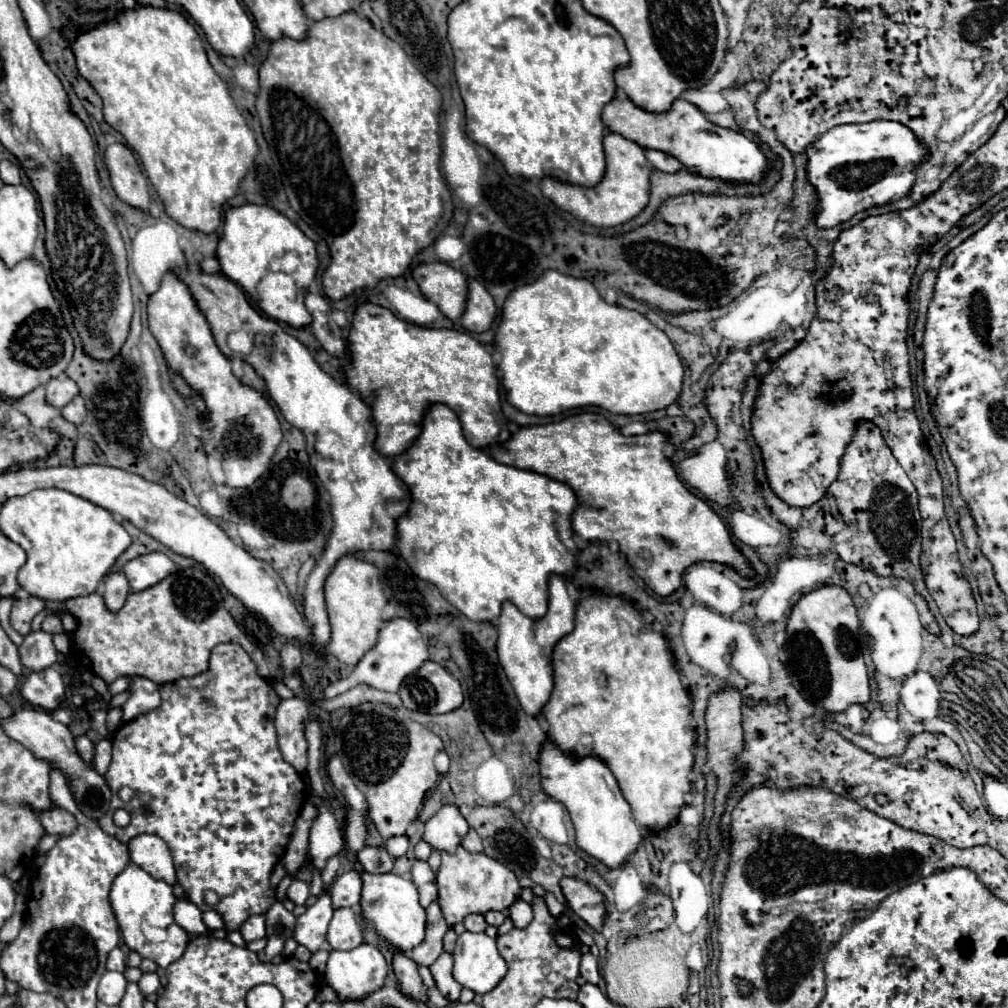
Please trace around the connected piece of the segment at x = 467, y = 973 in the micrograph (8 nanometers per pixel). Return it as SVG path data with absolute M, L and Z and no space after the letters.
M461 933L453 959L453 977L463 987L481 995L489 993L507 973L507 963L499 955L495 939L487 933Z

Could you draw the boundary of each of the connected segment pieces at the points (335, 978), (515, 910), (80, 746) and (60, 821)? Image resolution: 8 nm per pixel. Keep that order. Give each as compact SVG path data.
M367 943L351 949L351 951L331 951L329 961L327 961L327 969L325 969L325 979L333 987L333 991L337 993L339 1001L367 999L371 993L375 993L377 989L383 987L385 977L387 977L385 957L381 955L381 951L377 947L367 945Z
M517 899L511 907L509 907L509 917L513 921L513 925L517 929L525 929L531 921L533 921L533 911L531 911L531 905Z
M85 735L77 737L75 743L77 743L77 751L79 751L79 755L83 757L83 761L91 763L91 761L93 761L93 743L91 743Z
M53 805L51 811L41 813L39 819L41 819L45 831L51 833L51 835L69 835L75 829L75 825L77 825L75 817L69 811L59 809L55 805Z

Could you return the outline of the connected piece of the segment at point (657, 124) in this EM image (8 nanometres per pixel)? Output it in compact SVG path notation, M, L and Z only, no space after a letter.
M617 95L603 107L603 123L611 131L635 141L643 149L659 149L679 157L679 161L693 173L719 177L725 181L757 183L767 169L767 157L743 133L723 129L703 117L703 113L685 99L675 99L669 111L651 113L637 107L629 97Z

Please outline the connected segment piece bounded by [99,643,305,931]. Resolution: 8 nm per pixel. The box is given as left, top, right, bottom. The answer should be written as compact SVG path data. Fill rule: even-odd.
M221 643L221 645L215 645L213 651L211 651L211 657L209 657L209 671L205 671L201 675L195 675L195 677L189 677L189 679L187 677L181 677L177 681L163 683L163 685L159 685L159 691L161 691L161 705L157 709L153 709L151 713L139 715L135 721L129 721L125 725L121 725L113 733L113 761L111 761L109 769L107 769L107 773L105 773L105 781L111 787L113 797L111 797L109 811L105 813L105 817L99 819L99 825L101 825L101 829L107 835L119 839L121 843L129 843L133 837L143 835L143 833L159 835L169 845L169 851L173 855L173 863L175 863L175 869L177 869L177 881L185 889L187 899L191 903L195 903L201 911L207 911L207 909L219 911L223 915L223 919L225 919L225 929L227 931L239 931L241 923L247 917L251 917L253 913L265 913L269 909L269 905L275 901L273 891L269 887L269 877L271 877L273 867L283 857L283 849L287 847L287 843L291 839L291 831L295 827L295 819L297 819L297 815L299 815L299 811L303 807L303 801L305 801L305 783L303 783L303 777L283 759L283 755L281 755L281 751L277 747L275 709L277 709L277 705L279 705L281 699L275 693L275 689L257 673L257 667L255 667L253 659L237 643ZM121 787L129 787L129 789L135 791L135 795L129 801L125 801L125 803L117 795ZM145 807L149 807L149 815L143 815L143 809ZM117 809L125 809L131 815L131 823L127 827L117 827L113 823L113 813ZM207 891L215 891L217 893L219 901L215 905L207 905L205 903L205 893Z

